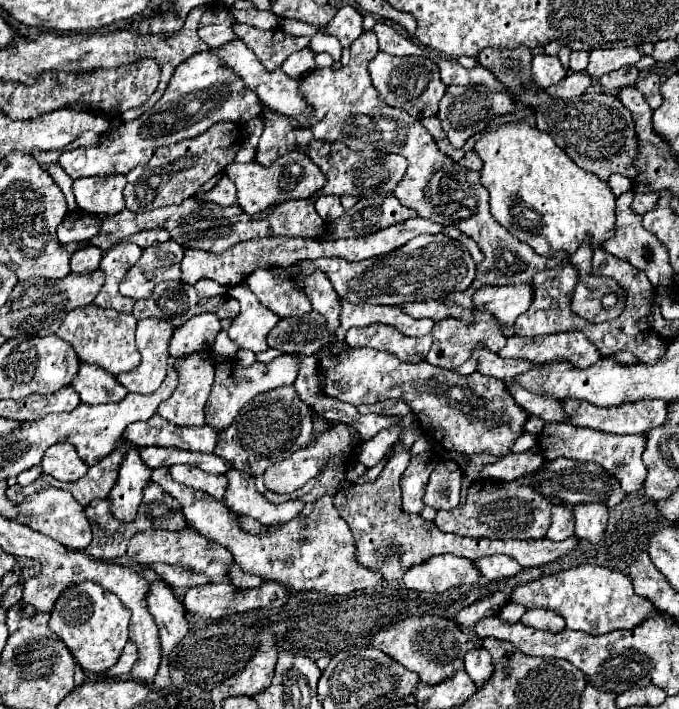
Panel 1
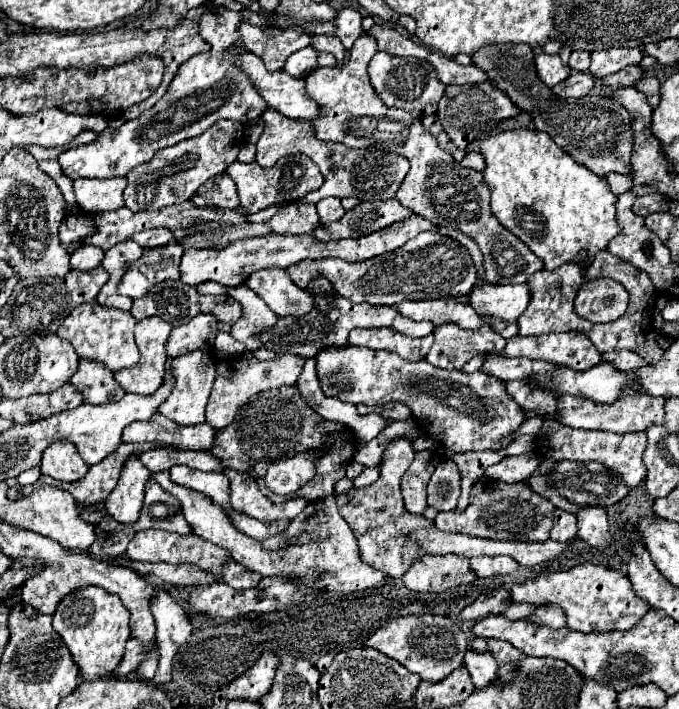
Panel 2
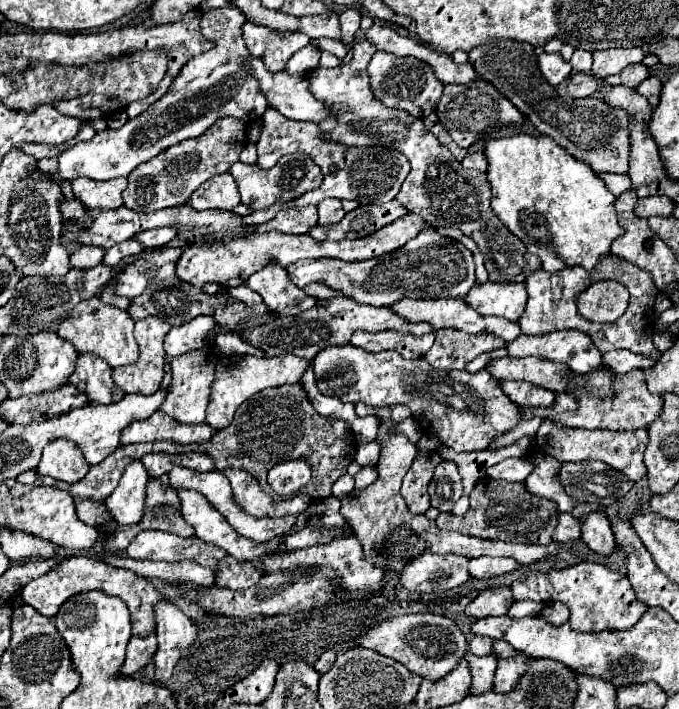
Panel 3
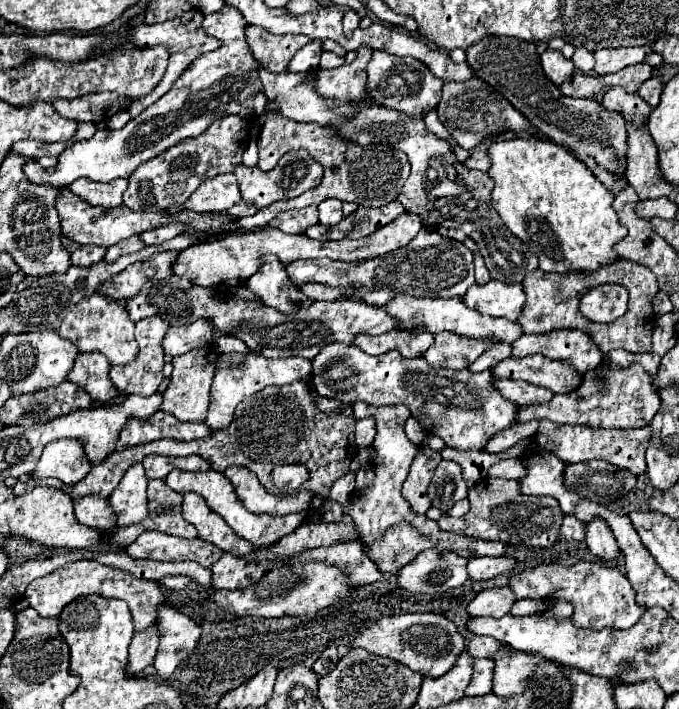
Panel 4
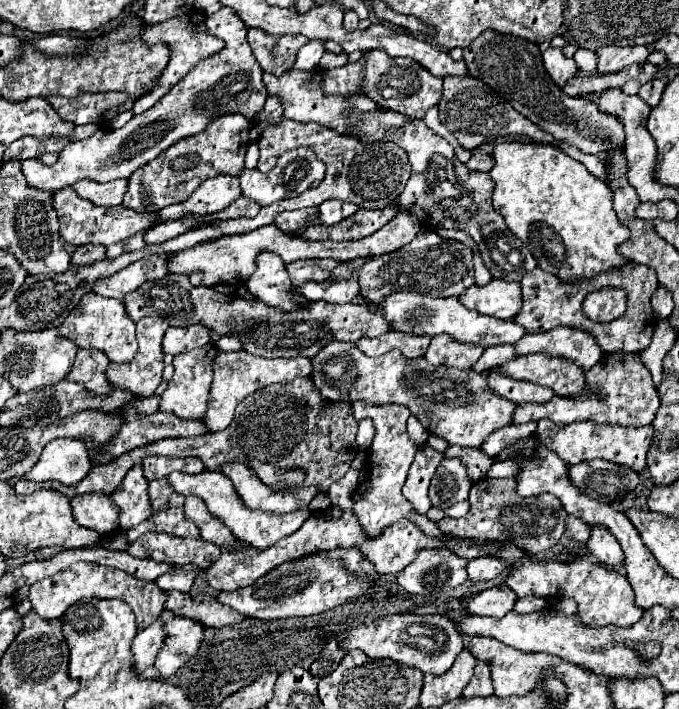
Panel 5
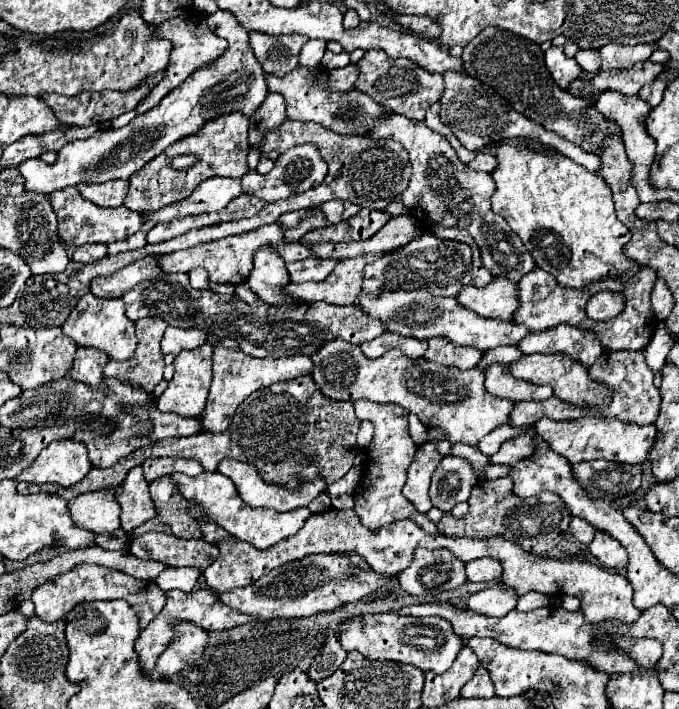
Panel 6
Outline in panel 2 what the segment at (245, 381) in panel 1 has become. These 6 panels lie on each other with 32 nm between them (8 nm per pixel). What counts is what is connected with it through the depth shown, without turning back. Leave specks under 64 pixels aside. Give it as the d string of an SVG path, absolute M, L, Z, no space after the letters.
M284 354L284 356L276 356L272 360L256 360L256 358L242 358L242 356L230 356L230 358L222 358L216 364L216 377L212 386L212 394L210 394L210 402L206 406L206 422L214 428L214 430L222 430L226 428L240 406L244 406L250 396L270 390L270 388L280 388L280 386L292 386L296 384L300 372L304 366L304 358L298 358L294 354Z

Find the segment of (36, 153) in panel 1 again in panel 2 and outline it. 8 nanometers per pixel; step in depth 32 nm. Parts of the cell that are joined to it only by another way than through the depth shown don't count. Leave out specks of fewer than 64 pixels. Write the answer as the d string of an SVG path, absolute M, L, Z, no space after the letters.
M26 146L24 148L26 152L30 152L36 160L52 160L52 158L58 158L62 152L64 152L64 146L58 146L58 148L42 148L42 146Z

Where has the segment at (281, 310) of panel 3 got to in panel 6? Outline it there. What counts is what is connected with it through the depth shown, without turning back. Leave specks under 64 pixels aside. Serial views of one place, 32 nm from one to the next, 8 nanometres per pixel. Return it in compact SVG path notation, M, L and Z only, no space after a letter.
M262 246L254 254L254 268L246 282L266 304L274 304L274 306L276 304L282 304L282 306L300 304L300 302L290 302L290 298L286 298L286 294L280 294L282 286L286 286L290 282L288 270L284 266L282 256L270 246Z

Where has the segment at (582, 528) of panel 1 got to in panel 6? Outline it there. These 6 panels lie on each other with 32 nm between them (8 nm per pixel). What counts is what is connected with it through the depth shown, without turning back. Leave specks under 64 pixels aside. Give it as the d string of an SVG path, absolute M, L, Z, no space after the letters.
M598 532L594 542L588 546L592 556L606 568L612 568L612 570L618 570L618 572L624 572L626 566L628 566L628 554L626 550L622 548L620 542L616 542L614 538L610 538L608 534L604 532Z

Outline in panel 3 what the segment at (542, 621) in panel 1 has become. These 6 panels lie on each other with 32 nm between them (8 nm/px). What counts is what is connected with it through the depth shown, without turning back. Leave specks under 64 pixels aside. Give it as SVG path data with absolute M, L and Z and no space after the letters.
M554 602L550 608L544 608L540 612L540 616L544 616L548 622L554 622L554 624L562 624L570 618L570 608L562 602Z

